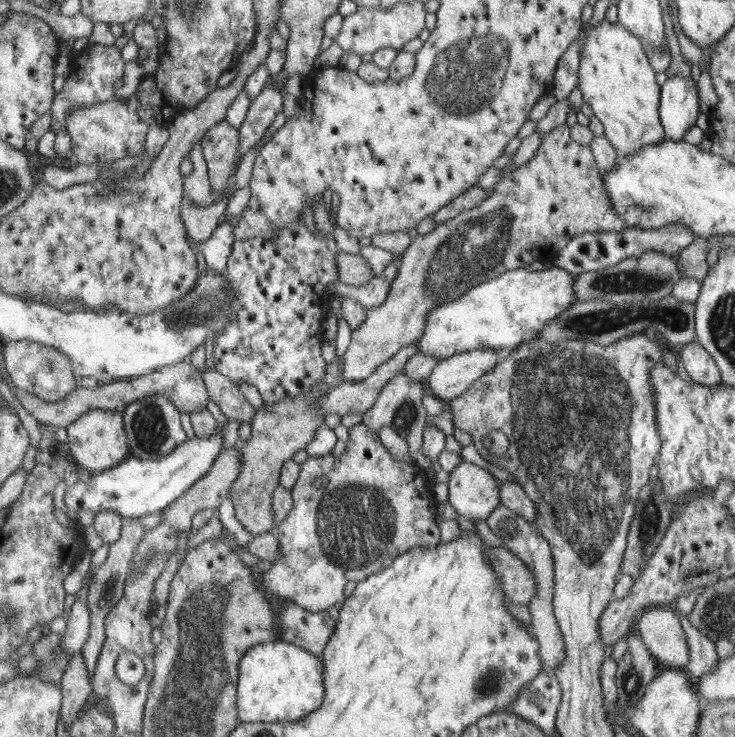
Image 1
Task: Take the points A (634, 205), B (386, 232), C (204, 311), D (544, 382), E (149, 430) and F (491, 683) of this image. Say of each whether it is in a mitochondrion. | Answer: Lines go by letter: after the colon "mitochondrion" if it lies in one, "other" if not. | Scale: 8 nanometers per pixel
A: mitochondrion
B: other
C: mitochondrion
D: mitochondrion
E: mitochondrion
F: mitochondrion

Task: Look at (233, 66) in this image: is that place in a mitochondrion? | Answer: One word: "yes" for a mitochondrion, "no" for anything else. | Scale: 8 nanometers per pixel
no

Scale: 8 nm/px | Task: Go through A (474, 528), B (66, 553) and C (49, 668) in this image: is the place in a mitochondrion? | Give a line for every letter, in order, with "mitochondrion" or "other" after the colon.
A: other
B: other
C: mitochondrion

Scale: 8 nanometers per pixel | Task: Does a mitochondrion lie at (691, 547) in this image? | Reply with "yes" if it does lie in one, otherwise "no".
no

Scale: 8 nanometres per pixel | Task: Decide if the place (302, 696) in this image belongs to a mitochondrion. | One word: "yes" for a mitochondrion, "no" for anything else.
no

